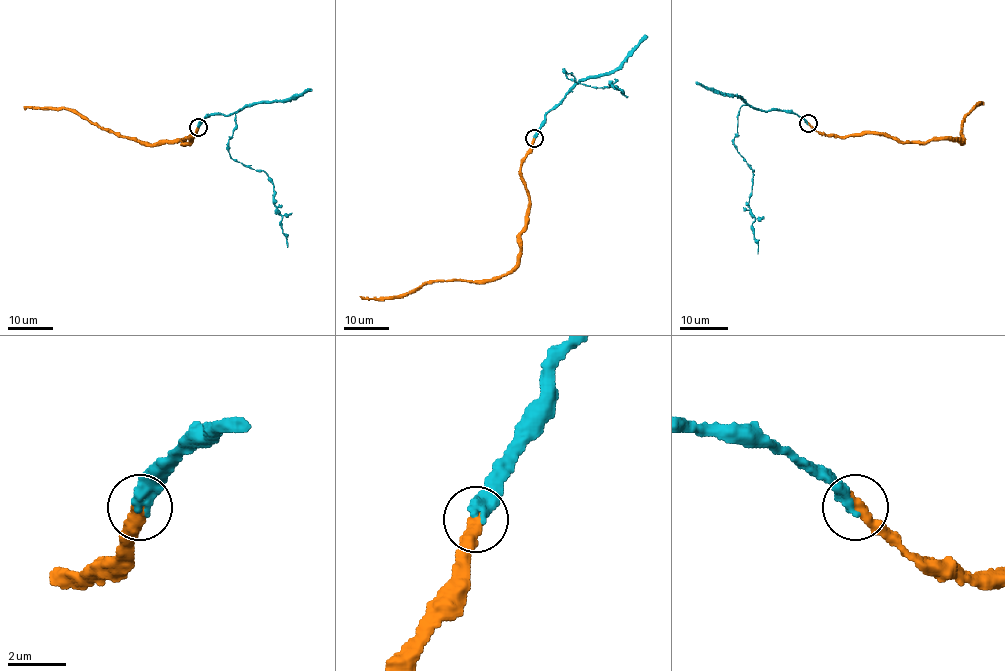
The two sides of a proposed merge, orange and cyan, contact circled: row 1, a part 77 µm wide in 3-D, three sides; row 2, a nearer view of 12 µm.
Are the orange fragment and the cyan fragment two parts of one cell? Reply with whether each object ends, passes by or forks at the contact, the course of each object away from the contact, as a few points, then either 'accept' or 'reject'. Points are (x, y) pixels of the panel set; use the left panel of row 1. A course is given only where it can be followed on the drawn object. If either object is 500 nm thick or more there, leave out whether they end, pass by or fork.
orange ends there; cyan ends there; orange runs (198, 126), (185, 140), (193, 136), (188, 143), (141, 144), (101, 130), (66, 108), (23, 106); cyan runs (198, 126), (208, 115), (238, 110), (228, 152), (266, 173), (287, 247); accept

